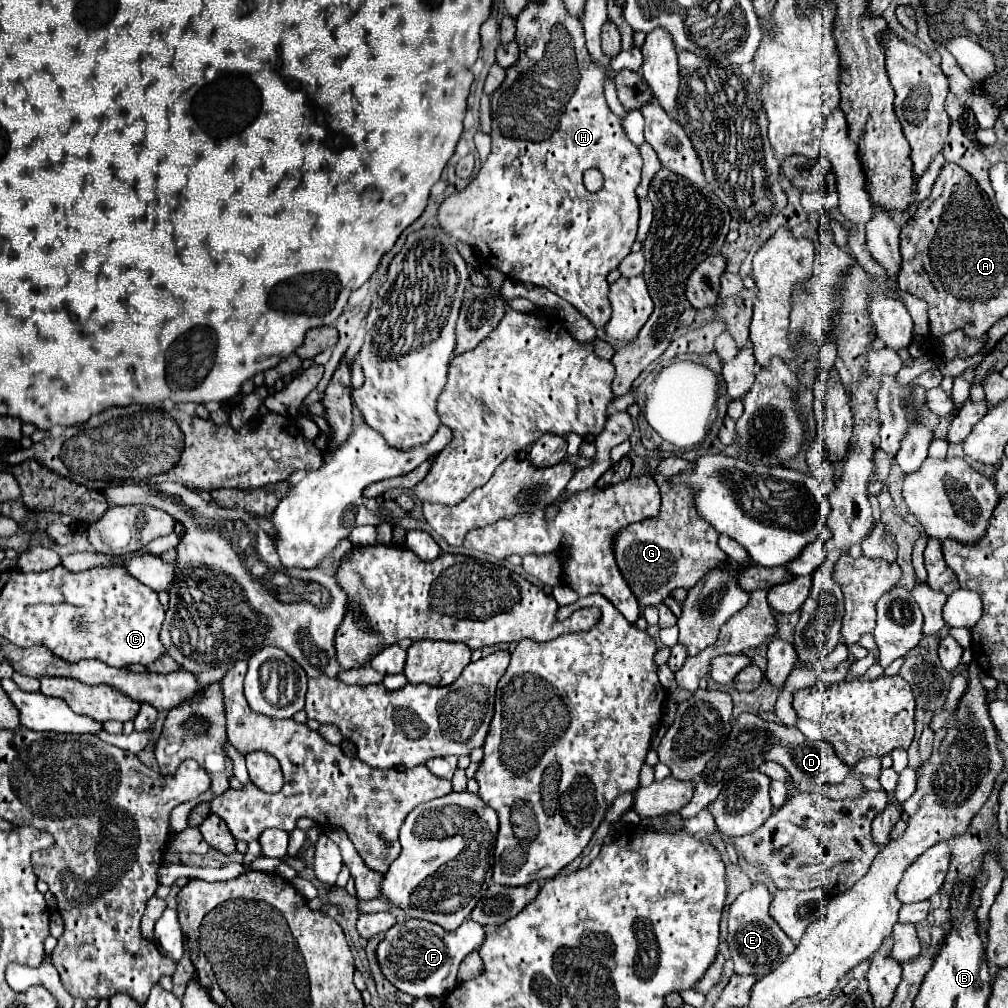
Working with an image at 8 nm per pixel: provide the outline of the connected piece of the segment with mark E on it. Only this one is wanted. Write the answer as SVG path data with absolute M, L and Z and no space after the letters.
M754 883L748 891L740 893L736 901L730 905L728 911L728 935L726 943L732 951L734 961L734 973L738 975L768 975L774 971L796 947L786 937L786 933L776 925L776 921L770 917L770 891L764 883Z

